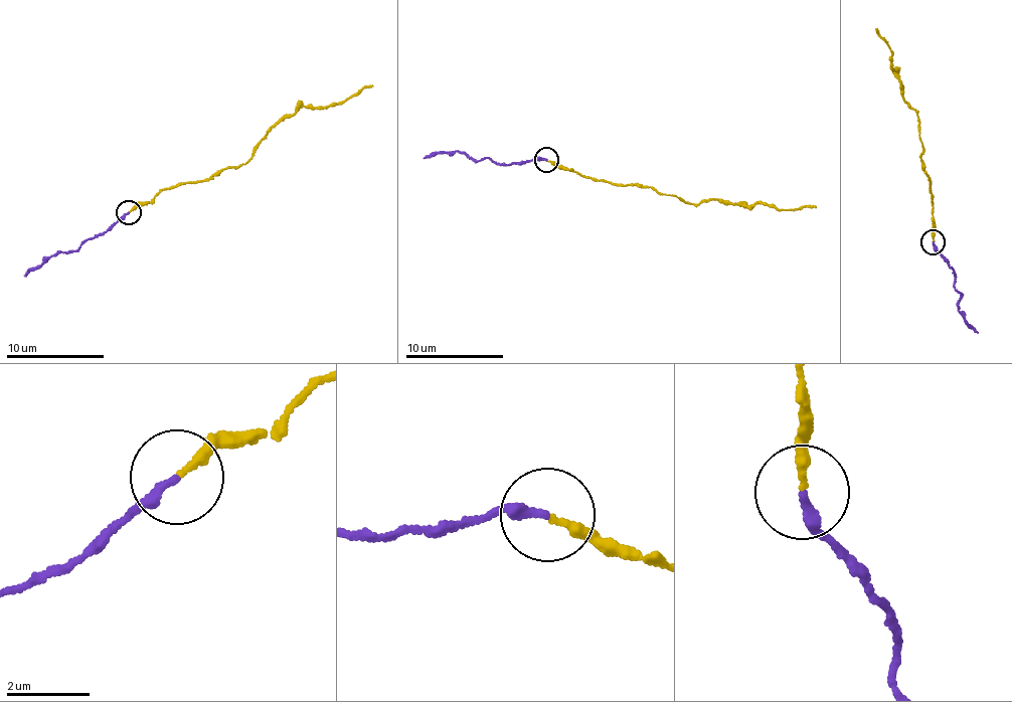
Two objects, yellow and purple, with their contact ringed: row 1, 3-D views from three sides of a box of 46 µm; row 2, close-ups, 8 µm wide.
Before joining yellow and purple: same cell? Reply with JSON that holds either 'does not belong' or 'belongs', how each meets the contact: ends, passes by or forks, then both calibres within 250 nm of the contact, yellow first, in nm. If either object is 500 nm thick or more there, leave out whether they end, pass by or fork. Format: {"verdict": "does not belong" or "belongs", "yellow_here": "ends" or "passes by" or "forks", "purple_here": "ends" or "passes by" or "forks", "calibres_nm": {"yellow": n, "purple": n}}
{"verdict": "belongs", "yellow_here": "ends", "purple_here": "ends", "calibres_nm": {"yellow": 200, "purple": 240}}

